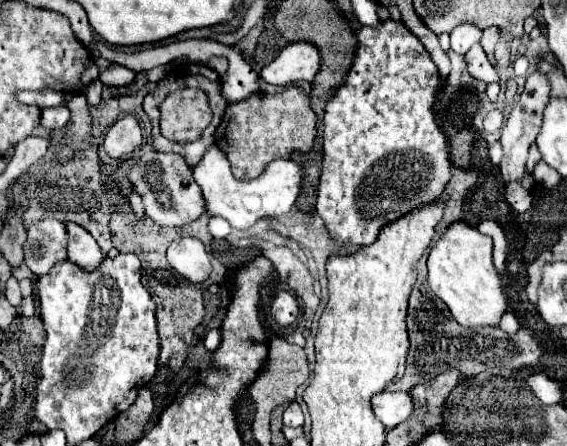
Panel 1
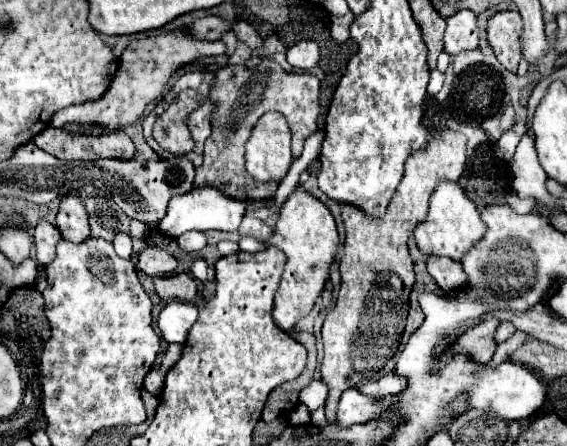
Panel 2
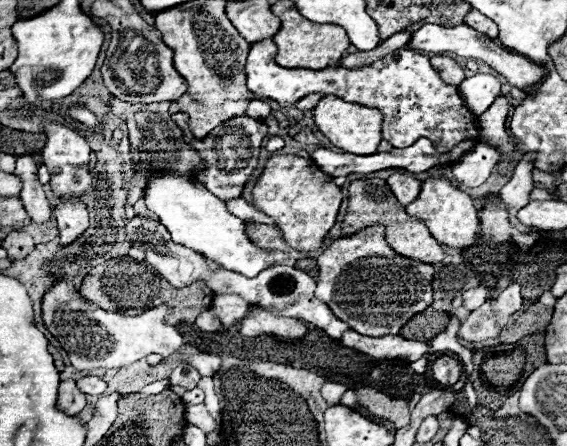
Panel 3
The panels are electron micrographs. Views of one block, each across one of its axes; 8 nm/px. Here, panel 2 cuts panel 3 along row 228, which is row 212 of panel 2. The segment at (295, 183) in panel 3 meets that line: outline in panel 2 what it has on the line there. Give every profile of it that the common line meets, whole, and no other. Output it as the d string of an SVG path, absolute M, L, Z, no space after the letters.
M294 192L282 204L282 210L276 222L276 234L268 240L268 244L274 244L288 256L288 264L284 266L284 274L276 290L274 312L272 312L276 326L288 332L304 316L310 314L310 310L316 304L316 298L324 288L326 276L330 272L330 264L338 248L336 222L330 210L320 200L316 200L306 192Z

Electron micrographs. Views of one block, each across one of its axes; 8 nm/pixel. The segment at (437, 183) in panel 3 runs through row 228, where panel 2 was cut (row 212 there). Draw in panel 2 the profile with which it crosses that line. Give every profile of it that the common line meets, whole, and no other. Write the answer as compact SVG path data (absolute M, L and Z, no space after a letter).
M440 182L432 194L428 218L422 226L414 230L414 234L424 260L432 256L446 256L456 262L462 262L464 254L472 250L478 240L484 238L486 226L480 220L476 204L464 194L464 190L456 182Z

